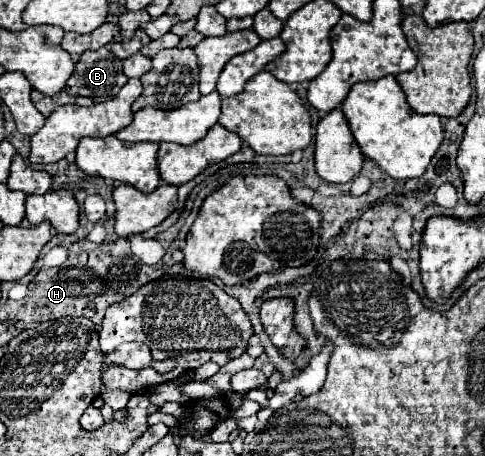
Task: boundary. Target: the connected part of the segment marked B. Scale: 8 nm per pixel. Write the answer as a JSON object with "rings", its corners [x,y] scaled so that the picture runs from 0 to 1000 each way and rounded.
{"rings":[[[221,103],[200,112],[175,112],[142,169],[134,200],[142,208],[175,208],[196,226],[208,226],[245,204],[262,182],[254,160],[254,134],[241,129]]]}

